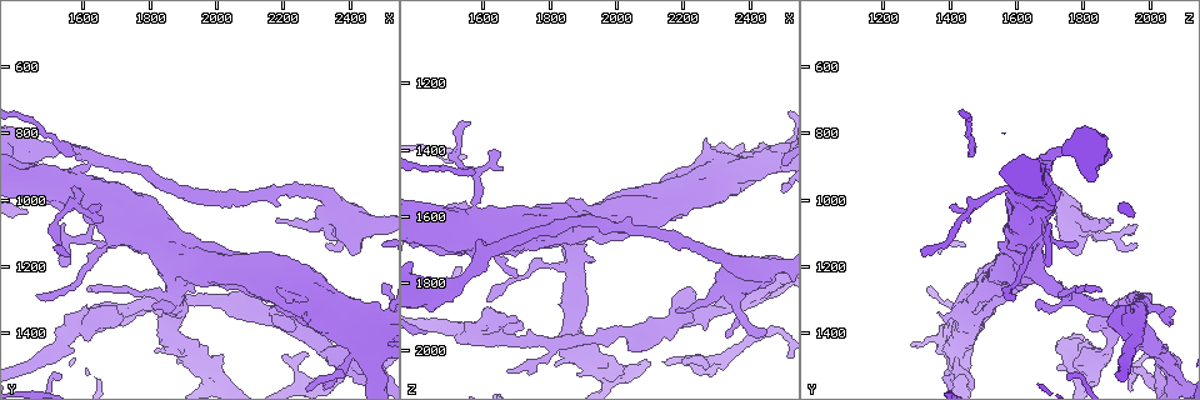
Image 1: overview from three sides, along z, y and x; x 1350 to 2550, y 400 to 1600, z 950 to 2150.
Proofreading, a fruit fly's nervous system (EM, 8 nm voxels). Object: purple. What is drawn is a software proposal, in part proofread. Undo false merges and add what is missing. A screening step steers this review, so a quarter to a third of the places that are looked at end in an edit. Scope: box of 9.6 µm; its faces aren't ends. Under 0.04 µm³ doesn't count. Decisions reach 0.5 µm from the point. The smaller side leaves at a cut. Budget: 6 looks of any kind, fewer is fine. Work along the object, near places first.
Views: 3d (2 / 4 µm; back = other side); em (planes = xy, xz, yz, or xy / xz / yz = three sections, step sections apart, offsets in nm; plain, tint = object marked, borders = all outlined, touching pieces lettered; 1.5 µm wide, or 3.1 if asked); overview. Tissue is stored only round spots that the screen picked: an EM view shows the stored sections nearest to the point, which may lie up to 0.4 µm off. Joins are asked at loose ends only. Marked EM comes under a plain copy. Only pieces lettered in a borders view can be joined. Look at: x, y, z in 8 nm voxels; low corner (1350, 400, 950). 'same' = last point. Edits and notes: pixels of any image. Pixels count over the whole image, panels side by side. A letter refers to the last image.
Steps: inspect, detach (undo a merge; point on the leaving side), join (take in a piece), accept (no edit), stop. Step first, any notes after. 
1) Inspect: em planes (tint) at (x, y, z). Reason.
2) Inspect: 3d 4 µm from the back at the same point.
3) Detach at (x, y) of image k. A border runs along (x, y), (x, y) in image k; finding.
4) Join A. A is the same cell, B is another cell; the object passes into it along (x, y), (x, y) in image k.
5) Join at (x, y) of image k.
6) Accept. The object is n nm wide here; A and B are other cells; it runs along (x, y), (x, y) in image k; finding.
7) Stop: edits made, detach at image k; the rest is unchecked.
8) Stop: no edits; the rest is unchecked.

Inspect: 3d 4 µm from the back at (1560, 1180, 1310). Thin end.

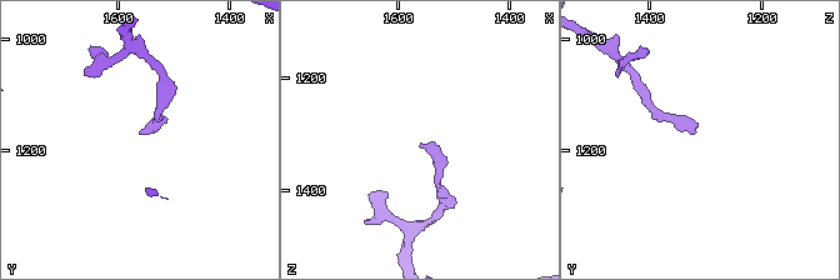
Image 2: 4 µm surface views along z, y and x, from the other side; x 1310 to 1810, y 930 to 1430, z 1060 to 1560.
Inspect: em planes (tint) at (1555, 1170, 1320).

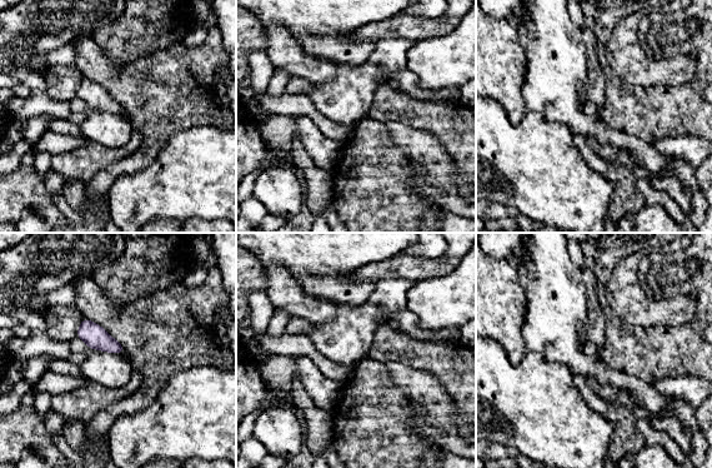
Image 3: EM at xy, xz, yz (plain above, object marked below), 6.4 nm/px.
Inspect: em planes (borders) at the same point.

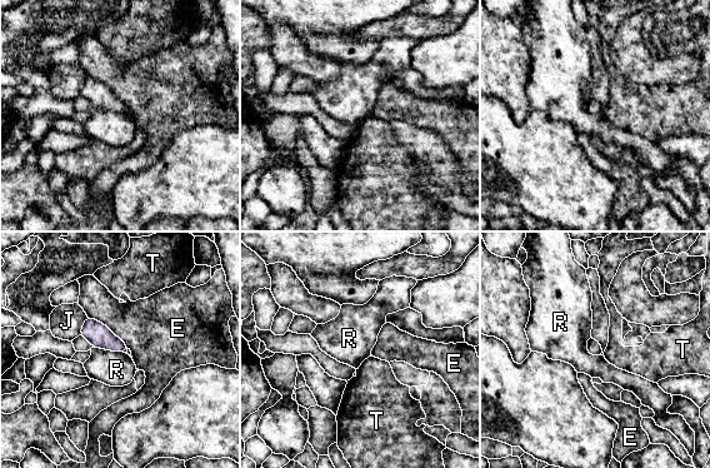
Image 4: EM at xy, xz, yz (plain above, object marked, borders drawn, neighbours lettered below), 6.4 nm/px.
Accept. The longest contact is with E, 340 nm; E, J, R and T are other cells; a border runs along (93, 347), (123, 353) in image 4; no lettered piece goes on from it.

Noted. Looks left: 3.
Inspect: em planes (borders) at (1570, 970, 1560). Calibre changes.

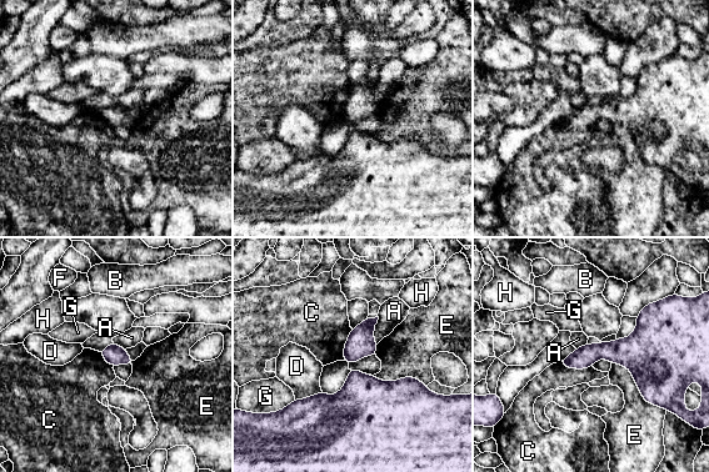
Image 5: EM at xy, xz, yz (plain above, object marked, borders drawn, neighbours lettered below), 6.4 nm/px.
Accept. The longest contact is with E, 440 nm; A, B, C, D, E, F, G and H are other cells; a border runs along (560, 361), (577, 368), (592, 365) in image 5; one neuron here.

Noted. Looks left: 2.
Inspect: em xz step 8 (borders) at (1820, 1460, 2040). An open end.

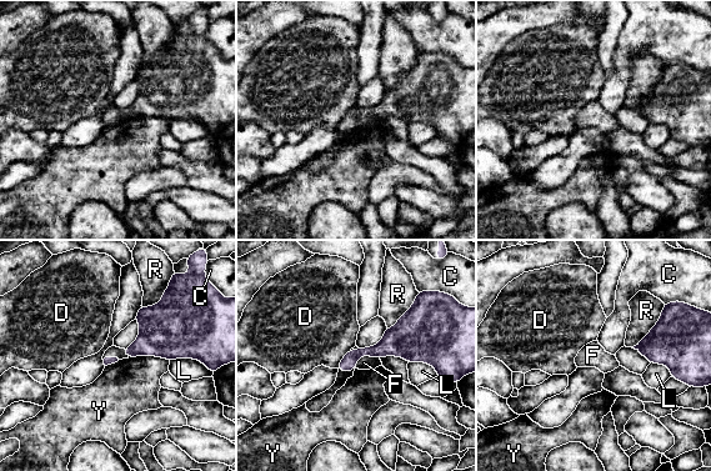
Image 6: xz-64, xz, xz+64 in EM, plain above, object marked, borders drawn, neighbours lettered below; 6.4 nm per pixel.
Inspect: em xy step 8 (borders) at the same point.

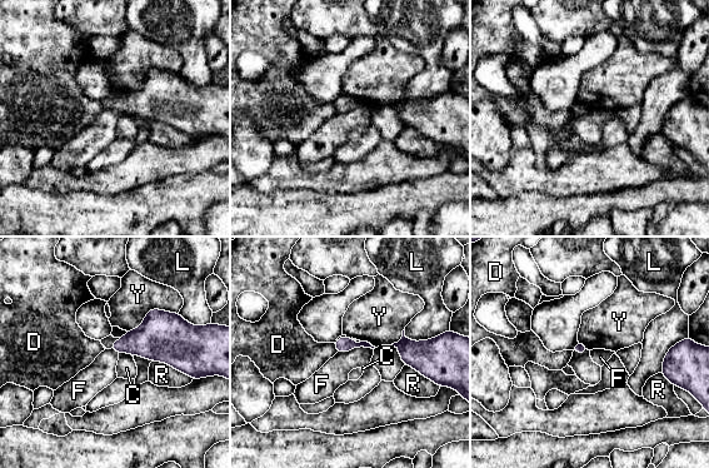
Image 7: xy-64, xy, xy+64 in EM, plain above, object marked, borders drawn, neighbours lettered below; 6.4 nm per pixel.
Accept. The longest contact is with Y, 340 nm; C, D, F, L, R and Y are other cells; a border runs along (373, 348), (355, 347), (336, 353) in image 7; no lettered piece goes on from it.

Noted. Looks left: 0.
Stop: no edits; the rest is unchecked.

